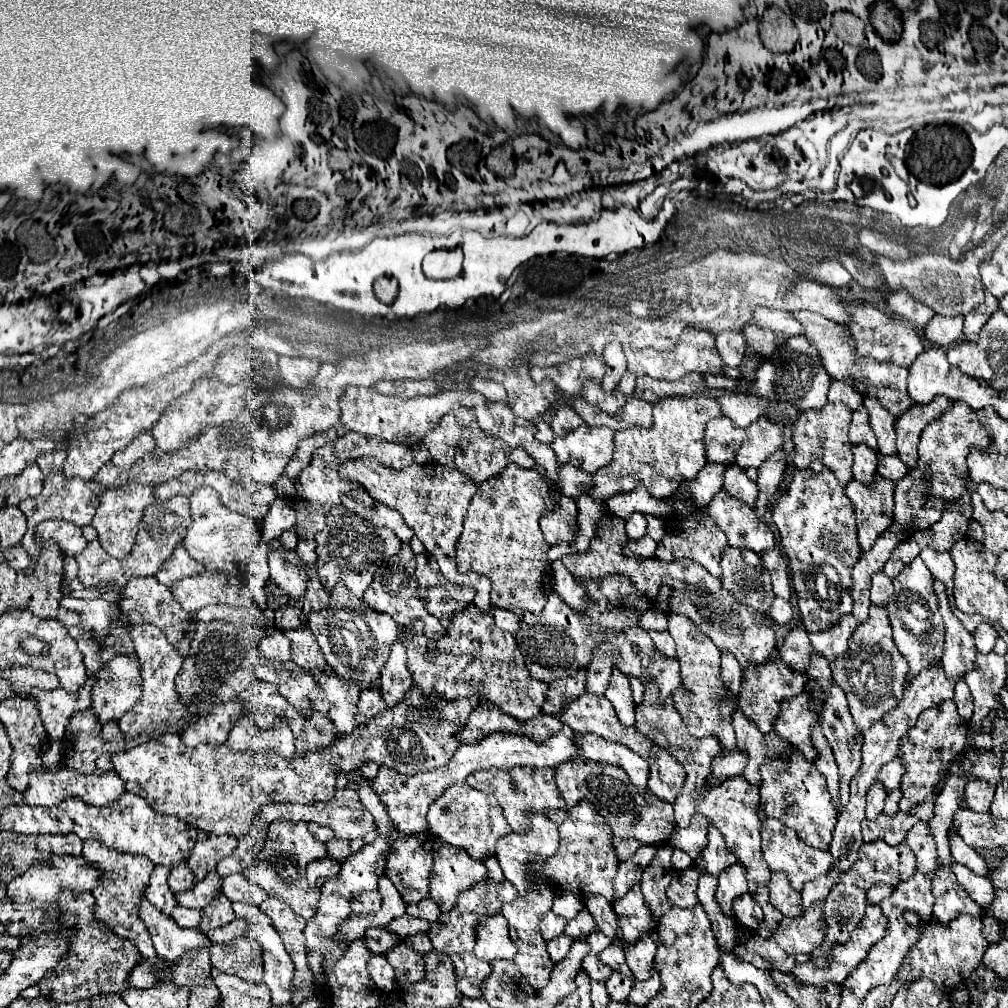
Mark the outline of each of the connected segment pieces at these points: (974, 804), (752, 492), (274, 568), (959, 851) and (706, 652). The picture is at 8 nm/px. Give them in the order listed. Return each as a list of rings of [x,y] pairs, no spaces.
[[[970,778],[966,782],[966,806],[974,812],[988,812],[994,798],[994,786],[982,778]]]
[[[730,464],[724,470],[724,488],[730,492],[730,496],[744,500],[748,506],[754,506],[756,502],[756,484],[746,476],[740,466]]]
[[[270,556],[270,580],[268,584],[276,584],[284,594],[292,600],[302,598],[306,590],[308,576],[304,572],[298,572],[294,566],[288,566],[288,562],[282,562],[280,556]]]
[[[950,836],[950,852],[958,864],[970,868],[978,876],[988,876],[986,860],[976,850],[972,850],[960,836]]]
[[[668,614],[668,632],[676,642],[682,674],[682,684],[672,692],[672,700],[688,732],[696,738],[718,736],[718,740],[724,744],[736,744],[732,712],[738,710],[738,698],[726,688],[720,678],[720,650],[706,634],[696,628],[696,624],[690,622],[690,618],[684,618],[680,614]]]

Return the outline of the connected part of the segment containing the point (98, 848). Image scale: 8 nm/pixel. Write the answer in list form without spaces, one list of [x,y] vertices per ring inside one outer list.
[[[84,840],[82,854],[84,854],[84,858],[88,858],[88,862],[92,862],[96,868],[100,868],[104,872],[104,882],[98,886],[96,892],[92,892],[92,896],[96,898],[96,906],[94,906],[96,920],[102,922],[104,926],[108,926],[108,930],[112,930],[116,936],[132,940],[138,946],[144,960],[154,958],[156,950],[152,946],[148,928],[138,918],[138,904],[140,904],[140,898],[144,896],[144,890],[148,886],[148,878],[154,868],[152,860],[140,854],[116,852],[100,842],[94,842],[94,840]]]

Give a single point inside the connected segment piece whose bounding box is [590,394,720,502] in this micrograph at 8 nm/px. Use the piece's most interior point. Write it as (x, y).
(659, 458)

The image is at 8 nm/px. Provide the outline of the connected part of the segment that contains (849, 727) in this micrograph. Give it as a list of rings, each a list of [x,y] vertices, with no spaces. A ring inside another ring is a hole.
[[[810,680],[808,686],[810,686],[810,696],[814,700],[822,702],[822,712],[820,712],[822,714],[822,732],[824,732],[828,744],[832,746],[832,752],[836,756],[836,764],[840,768],[840,798],[842,798],[842,806],[844,806],[844,802],[848,802],[848,798],[850,798],[850,786],[848,784],[862,766],[862,754],[860,754],[862,732],[856,728],[856,724],[848,712],[844,690],[838,684],[830,684],[828,688],[822,688],[816,680]]]

